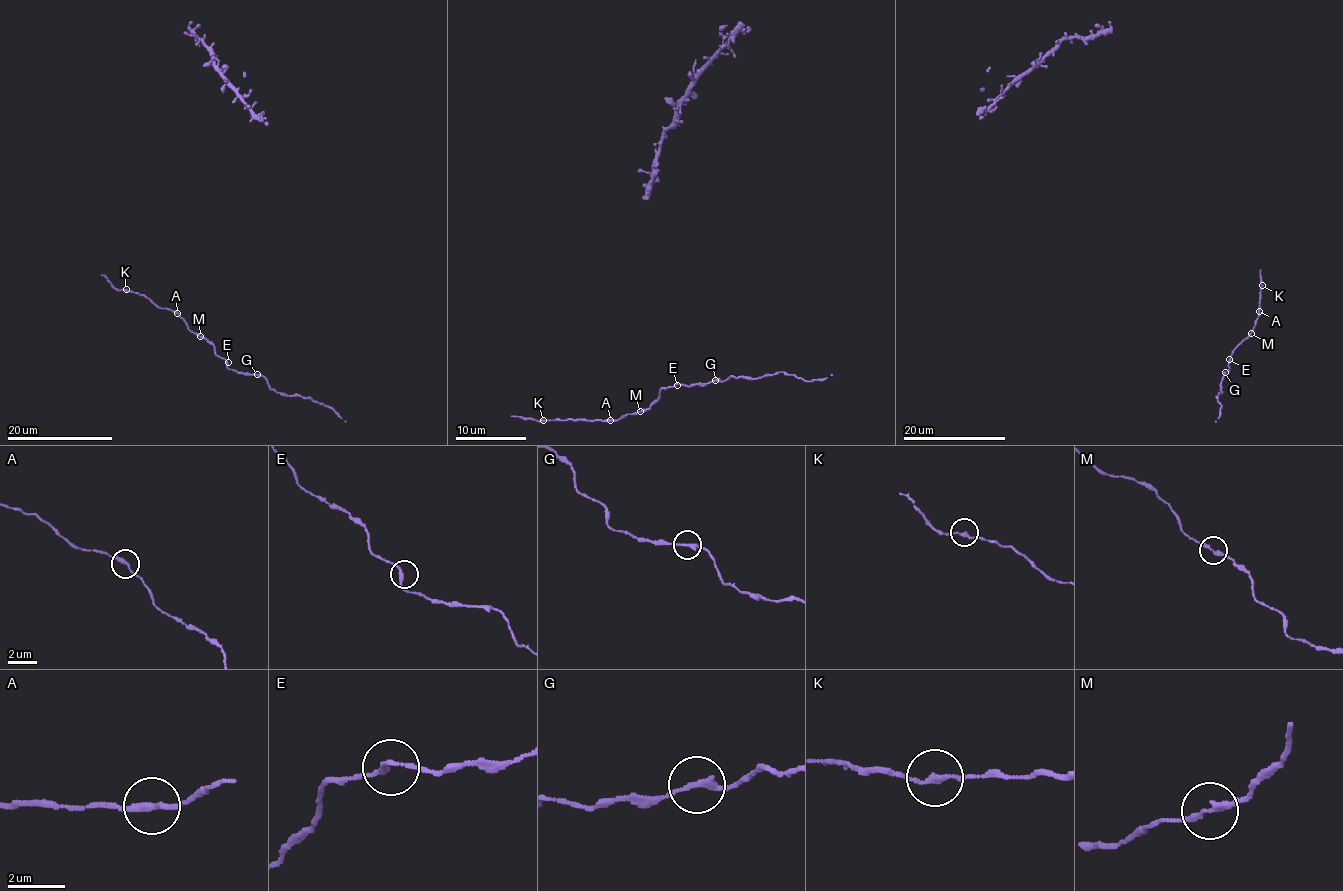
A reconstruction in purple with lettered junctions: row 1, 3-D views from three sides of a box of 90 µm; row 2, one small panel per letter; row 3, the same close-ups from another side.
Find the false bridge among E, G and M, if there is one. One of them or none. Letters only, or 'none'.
none

